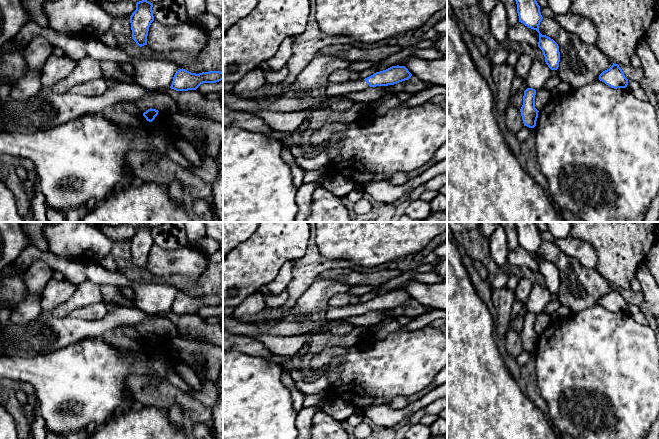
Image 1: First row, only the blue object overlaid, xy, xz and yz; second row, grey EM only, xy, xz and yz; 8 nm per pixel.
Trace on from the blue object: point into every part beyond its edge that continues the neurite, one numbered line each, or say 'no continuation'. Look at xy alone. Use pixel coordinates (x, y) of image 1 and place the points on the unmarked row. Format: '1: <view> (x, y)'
no continuation

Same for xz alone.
1: xz (333, 313)

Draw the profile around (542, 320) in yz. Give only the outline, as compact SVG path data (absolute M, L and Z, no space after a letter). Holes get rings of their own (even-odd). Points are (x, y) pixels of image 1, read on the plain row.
M545 312L536 315L535 319L535 332L540 335L550 324L551 317Z

